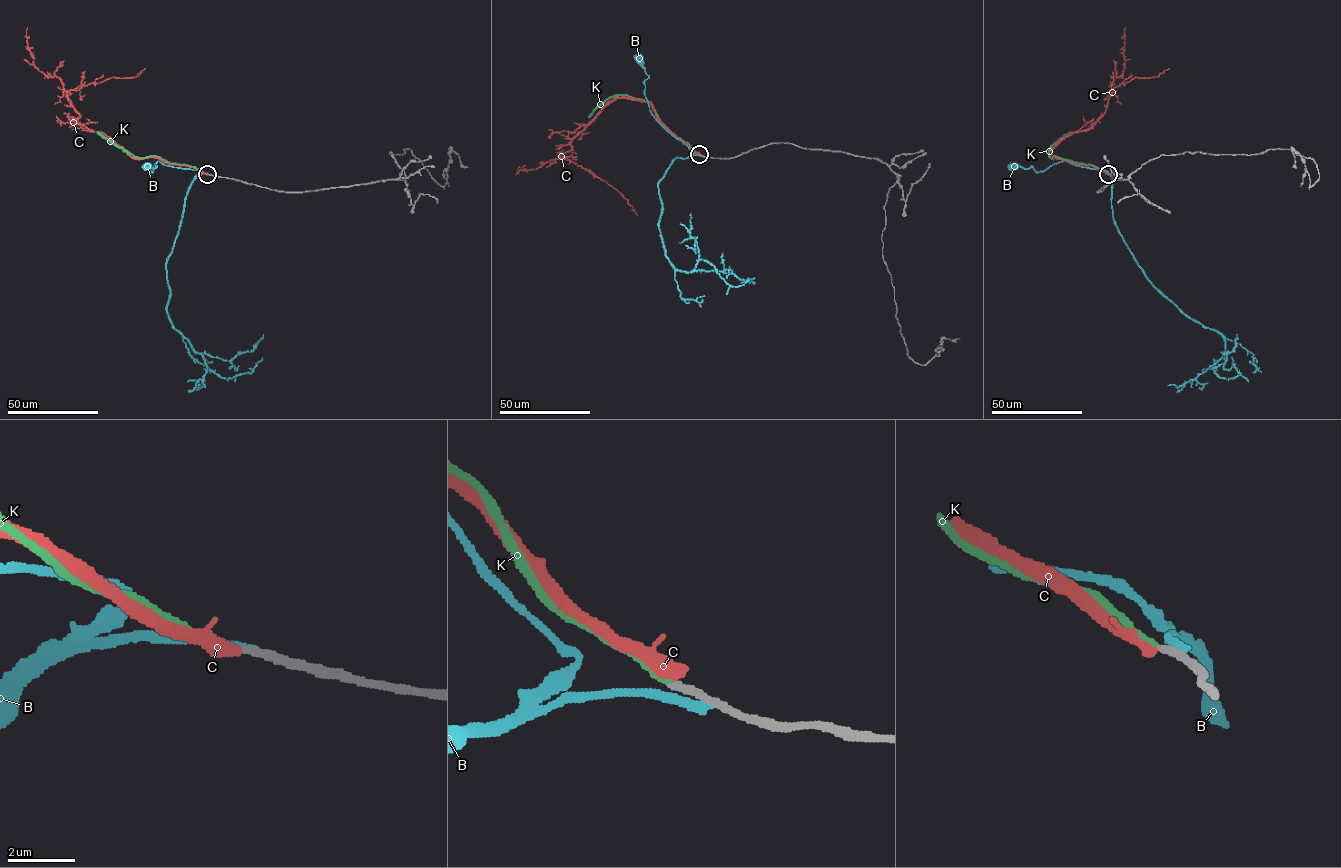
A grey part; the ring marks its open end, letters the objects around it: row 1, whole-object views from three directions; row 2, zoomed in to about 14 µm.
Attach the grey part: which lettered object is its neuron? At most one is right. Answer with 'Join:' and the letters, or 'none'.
Join: K

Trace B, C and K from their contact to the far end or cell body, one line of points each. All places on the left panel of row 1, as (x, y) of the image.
B: (209, 174), (167, 166), (157, 160), (153, 171), (156, 166), (146, 165)
C: (207, 174), (157, 158), (133, 158), (108, 136), (80, 125), (67, 92), (113, 77), (135, 77), (145, 69)
K: (207, 174), (157, 156), (137, 157), (96, 131)

